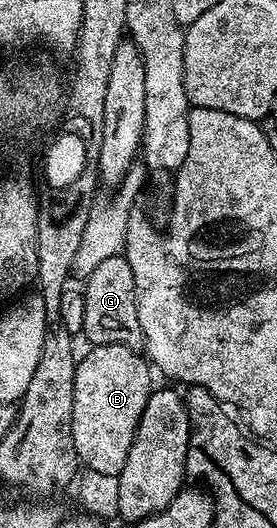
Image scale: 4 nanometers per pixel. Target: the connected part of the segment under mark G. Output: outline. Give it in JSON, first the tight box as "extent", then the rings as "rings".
{"extent":[82,254,143,351],"rings":[[[126,254],[108,257],[97,265],[97,269],[85,278],[82,288],[83,300],[85,301],[85,325],[83,326],[82,338],[88,339],[91,345],[125,345],[134,351],[143,351],[143,334],[141,333],[141,317],[137,317],[137,297],[133,285],[133,269],[129,265]]]}

